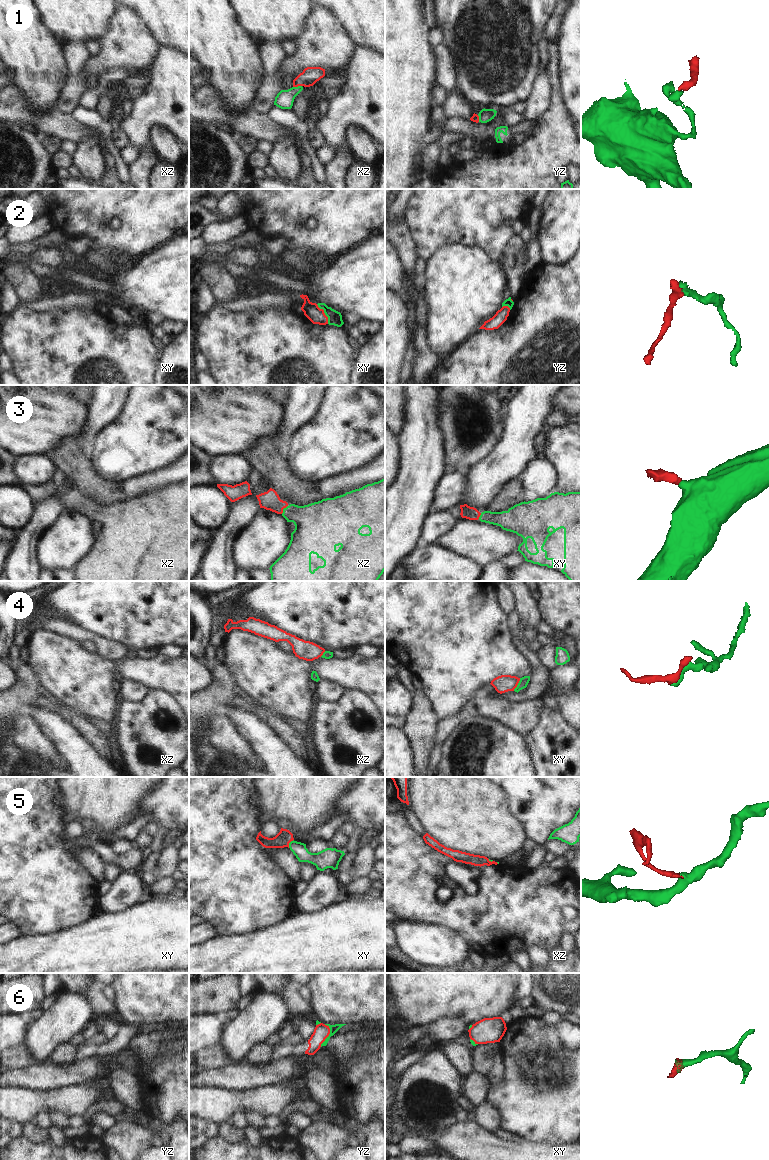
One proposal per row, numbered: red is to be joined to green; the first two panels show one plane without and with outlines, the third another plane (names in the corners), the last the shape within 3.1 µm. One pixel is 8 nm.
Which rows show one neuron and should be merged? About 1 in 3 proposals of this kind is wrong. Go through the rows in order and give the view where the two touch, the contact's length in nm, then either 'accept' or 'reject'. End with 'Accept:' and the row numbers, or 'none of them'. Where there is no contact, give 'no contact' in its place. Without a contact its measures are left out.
1: xz | 70 nm | accept
2: xy | 190 nm | reject
3: xz | 90 nm | accept
4: xy | 120 nm | reject
5: xy | 80 nm | accept
6: yz | 190 nm | accept
Accept: 1, 3, 5, 6

